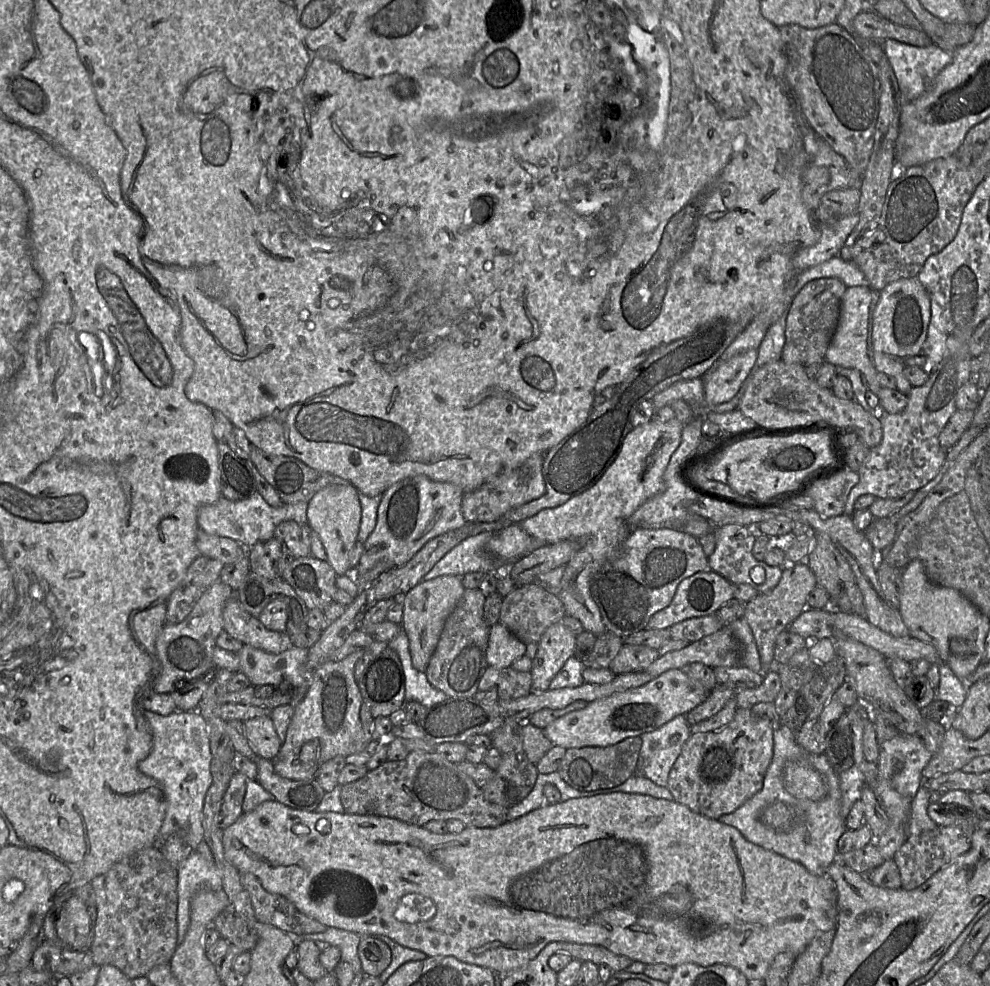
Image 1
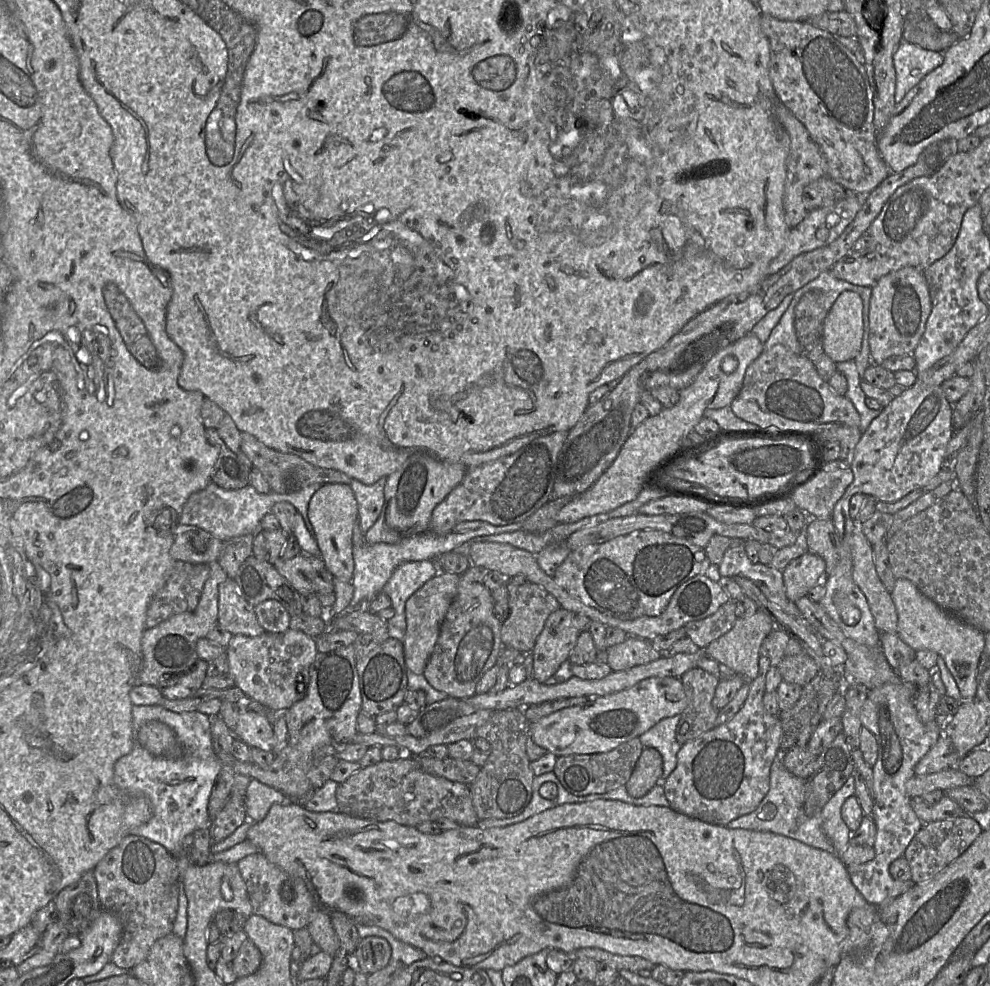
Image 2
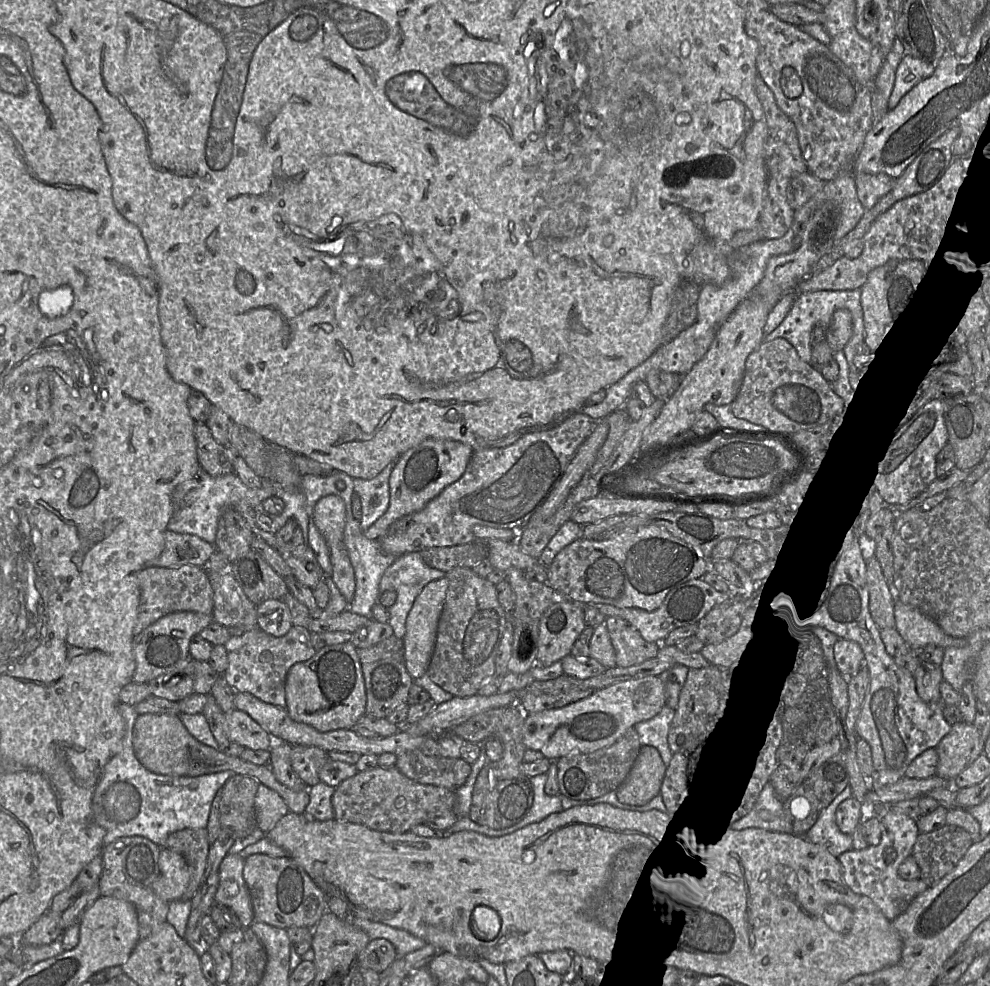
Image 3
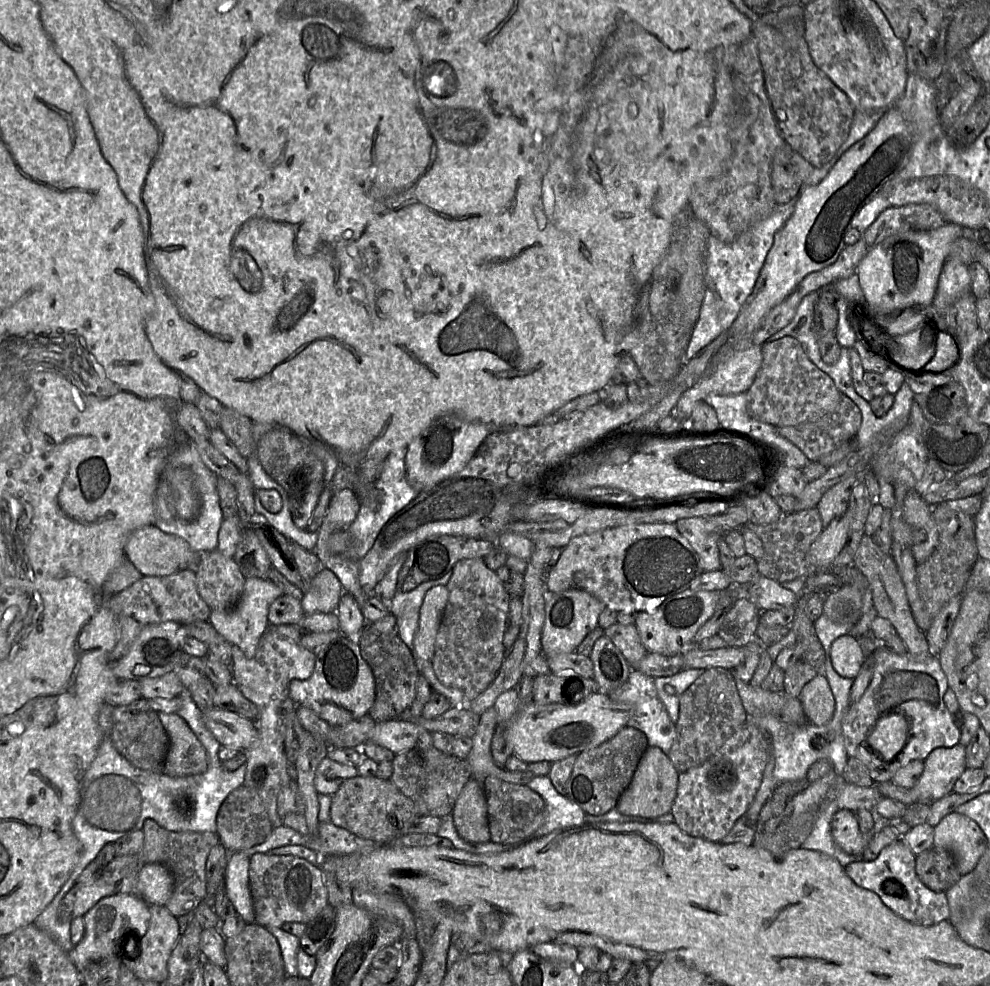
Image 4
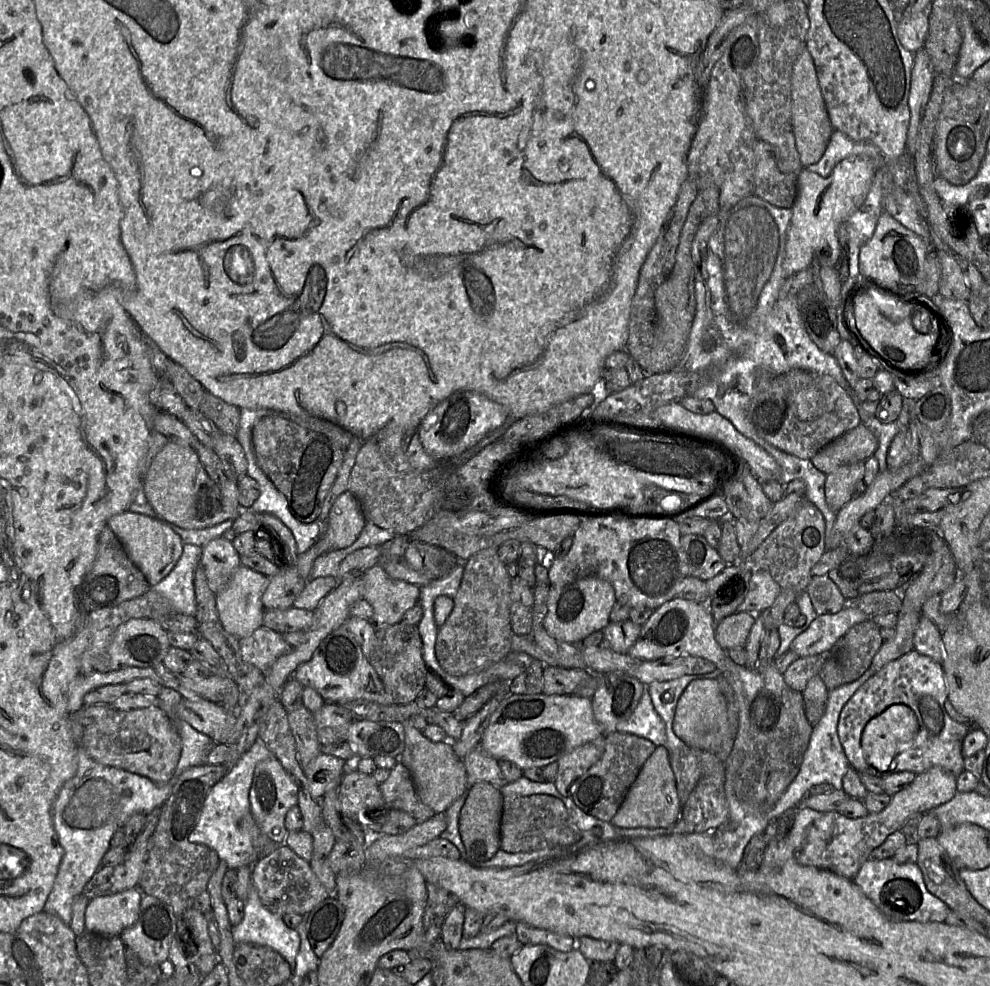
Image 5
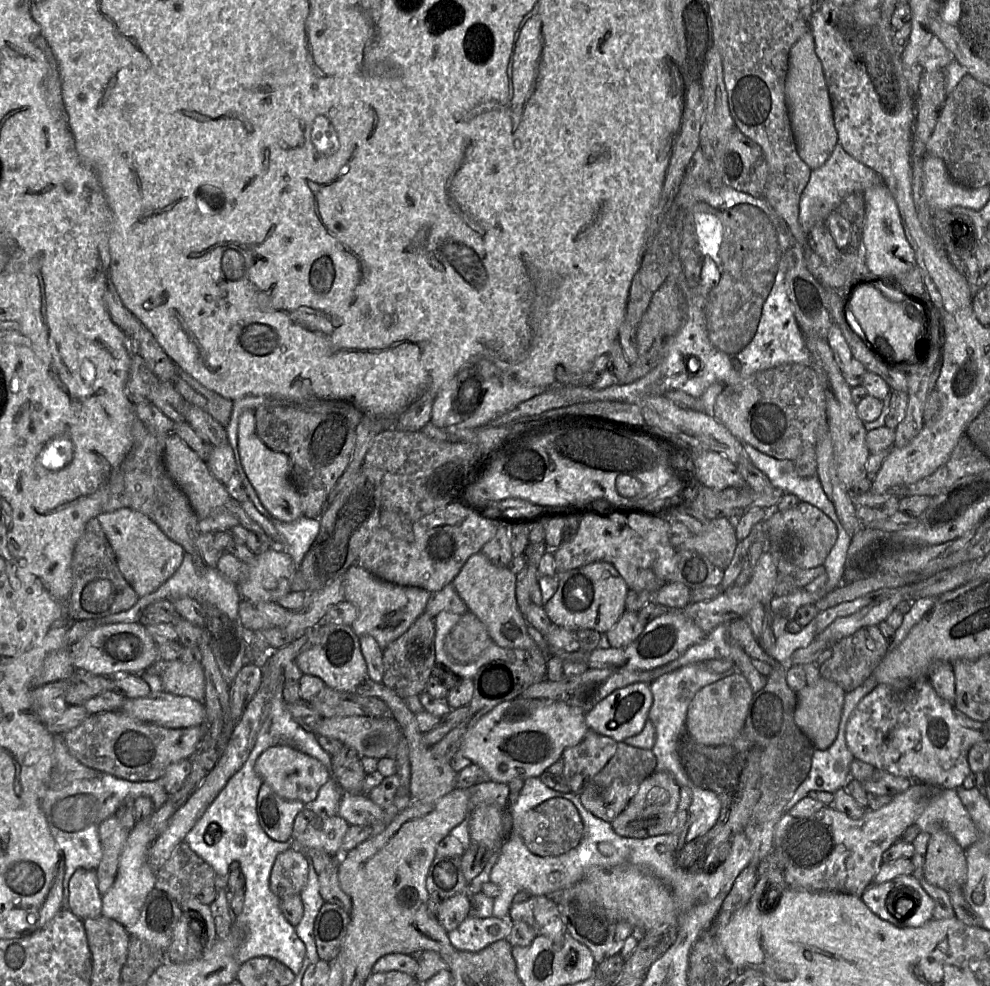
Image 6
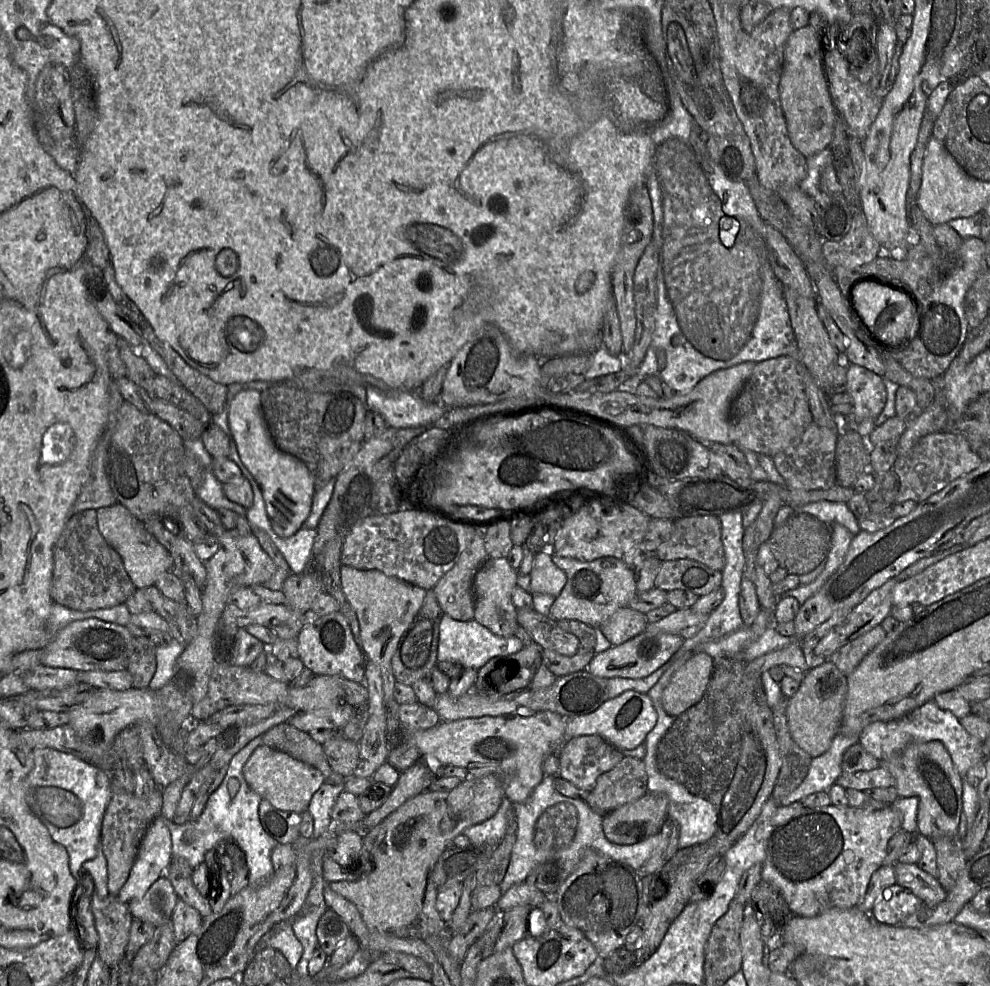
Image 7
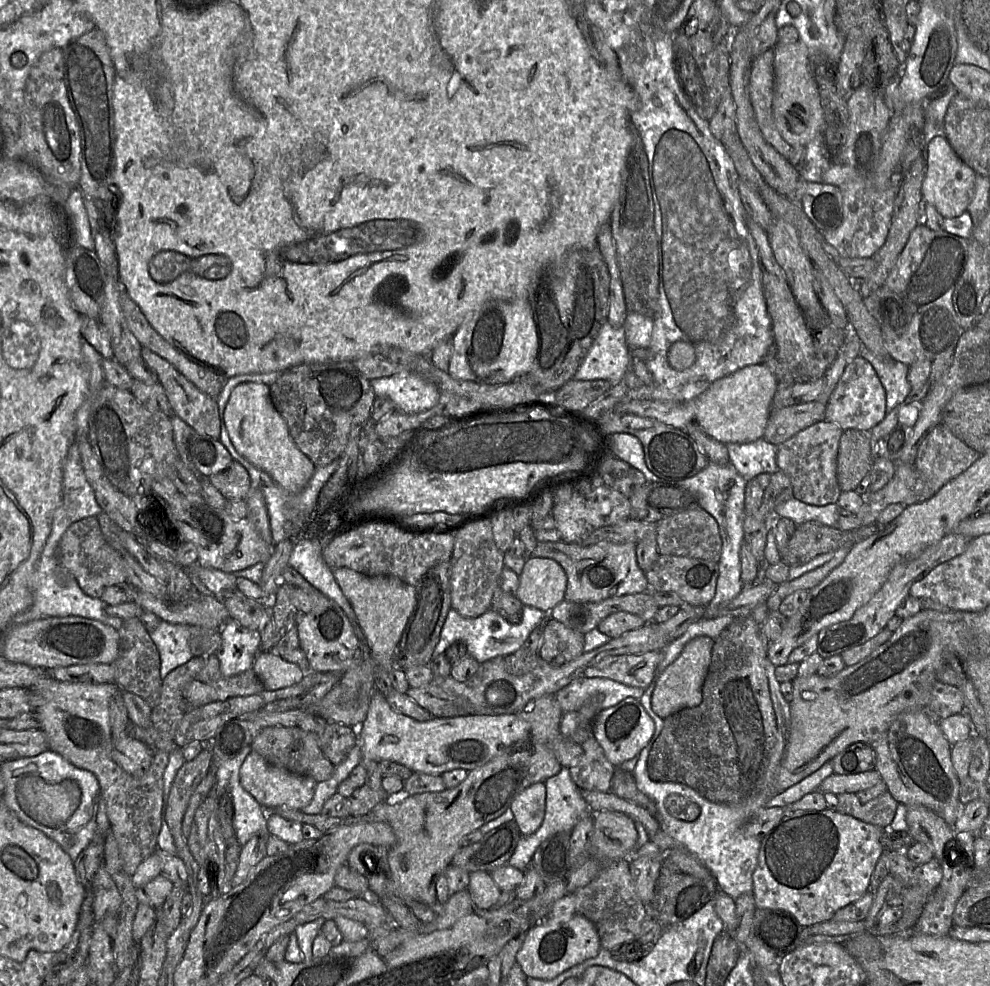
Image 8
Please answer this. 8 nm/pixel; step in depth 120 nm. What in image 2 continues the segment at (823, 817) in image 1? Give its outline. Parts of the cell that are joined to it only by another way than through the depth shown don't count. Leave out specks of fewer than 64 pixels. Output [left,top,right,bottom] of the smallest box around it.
[726,751,833,852]

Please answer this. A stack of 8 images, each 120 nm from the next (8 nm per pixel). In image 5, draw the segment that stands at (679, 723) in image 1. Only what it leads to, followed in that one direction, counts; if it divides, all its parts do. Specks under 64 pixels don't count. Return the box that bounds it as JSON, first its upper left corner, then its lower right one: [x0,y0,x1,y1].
[616,689,666,746]

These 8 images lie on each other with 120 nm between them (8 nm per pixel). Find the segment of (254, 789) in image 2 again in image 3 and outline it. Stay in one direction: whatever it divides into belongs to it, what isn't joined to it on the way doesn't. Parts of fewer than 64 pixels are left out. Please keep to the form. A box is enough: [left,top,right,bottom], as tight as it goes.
[255,785,288,833]

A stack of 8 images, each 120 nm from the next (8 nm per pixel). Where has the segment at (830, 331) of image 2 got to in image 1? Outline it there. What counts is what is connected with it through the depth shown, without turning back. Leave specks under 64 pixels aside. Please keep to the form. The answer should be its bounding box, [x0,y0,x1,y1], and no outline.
[825,286,881,395]

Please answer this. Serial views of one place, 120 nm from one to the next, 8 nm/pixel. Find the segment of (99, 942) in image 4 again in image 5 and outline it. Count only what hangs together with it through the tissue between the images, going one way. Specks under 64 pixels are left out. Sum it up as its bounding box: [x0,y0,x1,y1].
[85,887,142,936]

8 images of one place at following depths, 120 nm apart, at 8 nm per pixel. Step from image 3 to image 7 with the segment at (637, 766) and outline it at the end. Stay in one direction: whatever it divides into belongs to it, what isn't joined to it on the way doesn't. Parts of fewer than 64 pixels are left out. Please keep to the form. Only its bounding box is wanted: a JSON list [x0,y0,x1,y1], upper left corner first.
[602,792,669,845]

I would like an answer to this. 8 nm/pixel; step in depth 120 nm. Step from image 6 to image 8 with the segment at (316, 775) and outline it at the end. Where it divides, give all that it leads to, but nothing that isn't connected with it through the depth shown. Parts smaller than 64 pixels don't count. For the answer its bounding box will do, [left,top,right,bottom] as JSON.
[240,751,317,810]

